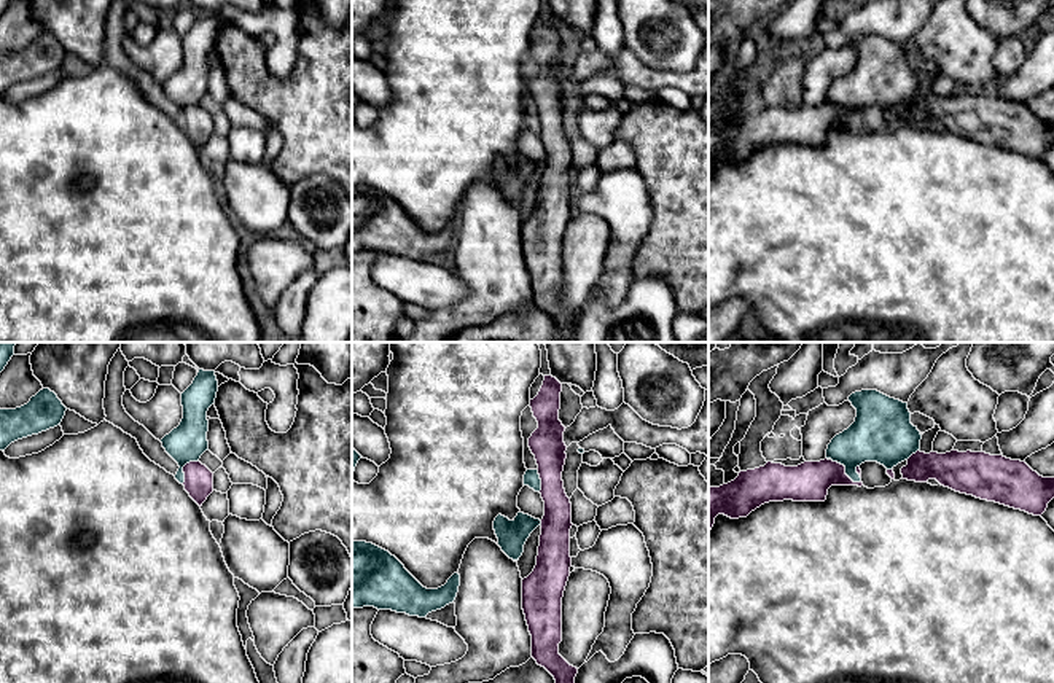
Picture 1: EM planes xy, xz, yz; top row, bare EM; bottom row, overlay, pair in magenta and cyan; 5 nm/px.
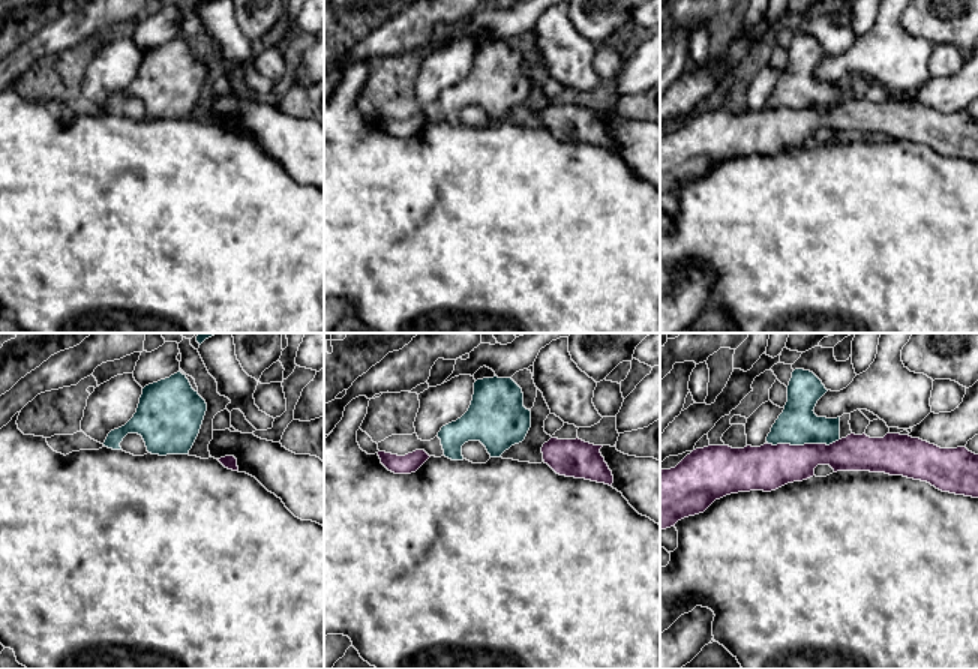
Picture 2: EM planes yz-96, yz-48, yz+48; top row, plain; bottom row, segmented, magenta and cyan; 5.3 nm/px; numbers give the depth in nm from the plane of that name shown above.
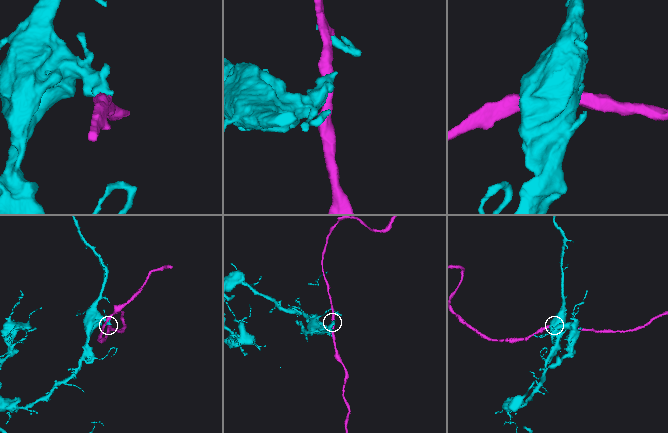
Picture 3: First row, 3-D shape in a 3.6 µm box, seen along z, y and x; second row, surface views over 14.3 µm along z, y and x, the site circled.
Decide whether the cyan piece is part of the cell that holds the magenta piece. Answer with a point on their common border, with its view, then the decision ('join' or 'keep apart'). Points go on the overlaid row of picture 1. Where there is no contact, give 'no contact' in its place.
meets magenta in yz at (844, 472); keep apart

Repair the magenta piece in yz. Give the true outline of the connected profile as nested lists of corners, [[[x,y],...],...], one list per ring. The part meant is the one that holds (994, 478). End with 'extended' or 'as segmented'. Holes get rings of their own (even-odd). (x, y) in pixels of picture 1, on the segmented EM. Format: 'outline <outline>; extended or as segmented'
outline [[[917,451],[901,468],[903,479],[936,479],[955,492],[1041,516],[1054,498],[1054,478],[1043,478],[1025,462],[986,452]]]; as segmented

